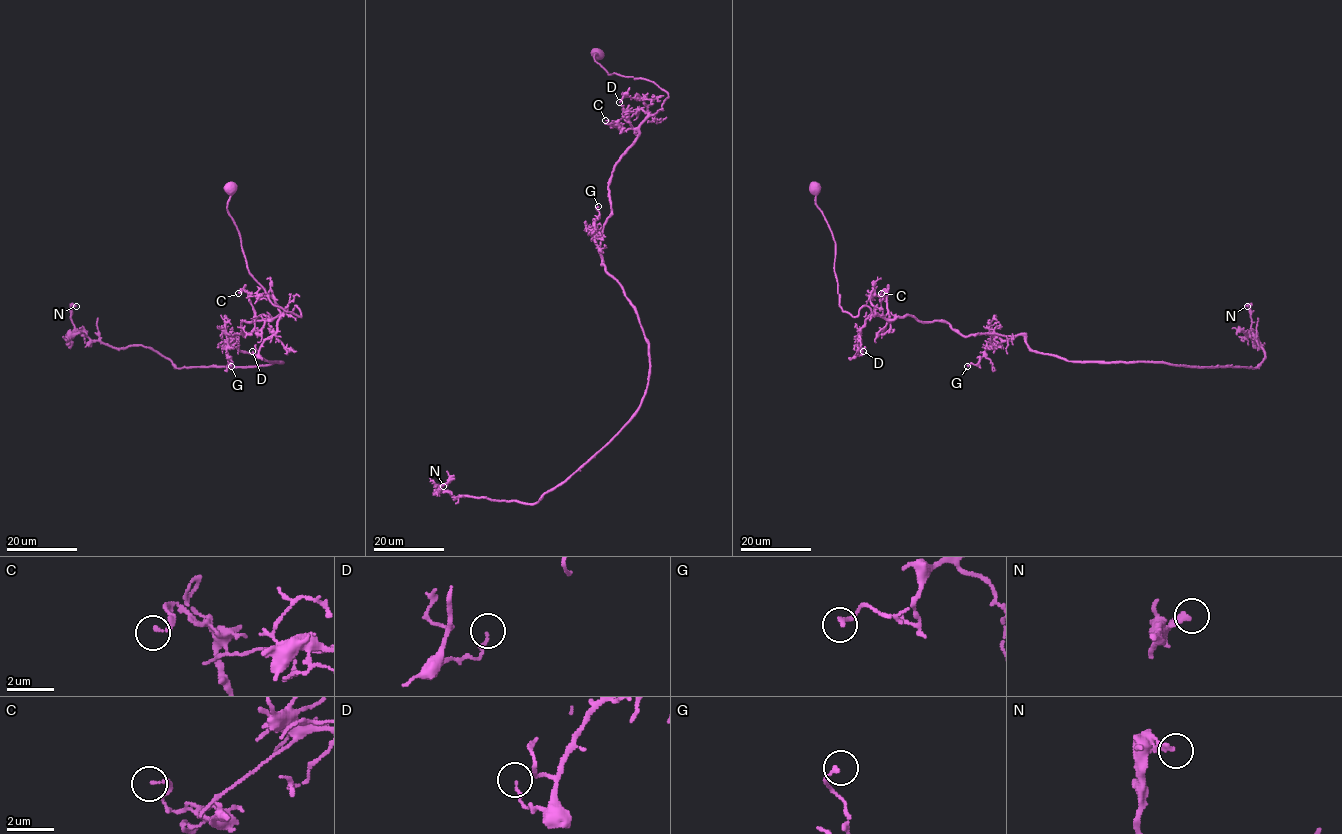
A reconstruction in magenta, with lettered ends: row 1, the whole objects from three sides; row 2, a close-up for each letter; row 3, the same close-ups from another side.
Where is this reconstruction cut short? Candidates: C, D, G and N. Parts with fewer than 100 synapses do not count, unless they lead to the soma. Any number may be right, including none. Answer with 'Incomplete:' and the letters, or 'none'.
Incomplete: none

